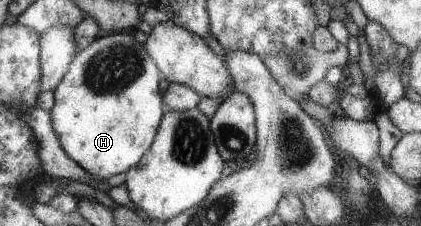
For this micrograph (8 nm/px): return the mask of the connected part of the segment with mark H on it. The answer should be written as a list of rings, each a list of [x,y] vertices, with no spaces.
[[[132,32],[103,33],[74,57],[69,72],[54,91],[55,106],[50,114],[65,152],[88,174],[104,182],[137,166],[155,142],[167,112],[164,94],[159,90],[159,79],[163,77],[144,44],[139,44]]]

